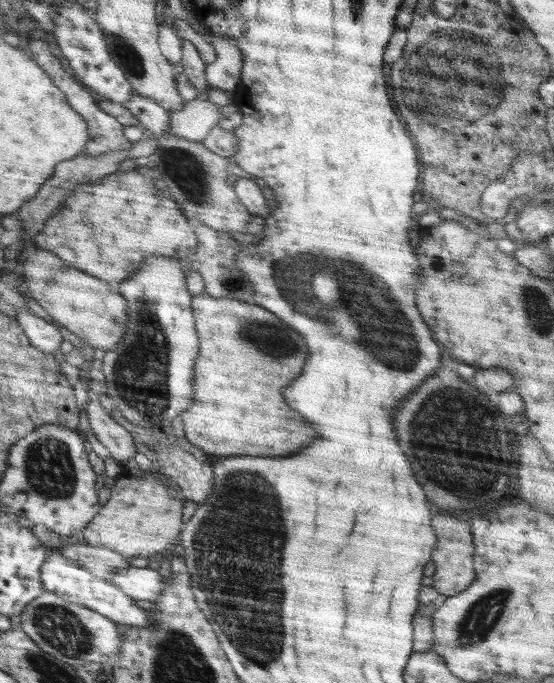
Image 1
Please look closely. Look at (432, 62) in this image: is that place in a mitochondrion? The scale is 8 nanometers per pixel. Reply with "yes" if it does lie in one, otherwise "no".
yes

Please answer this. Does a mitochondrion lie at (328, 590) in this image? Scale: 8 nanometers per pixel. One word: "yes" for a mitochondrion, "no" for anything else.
no

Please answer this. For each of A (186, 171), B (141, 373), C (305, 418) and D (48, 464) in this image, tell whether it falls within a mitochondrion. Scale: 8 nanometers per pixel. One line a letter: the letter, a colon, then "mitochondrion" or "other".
A: mitochondrion
B: mitochondrion
C: other
D: mitochondrion

